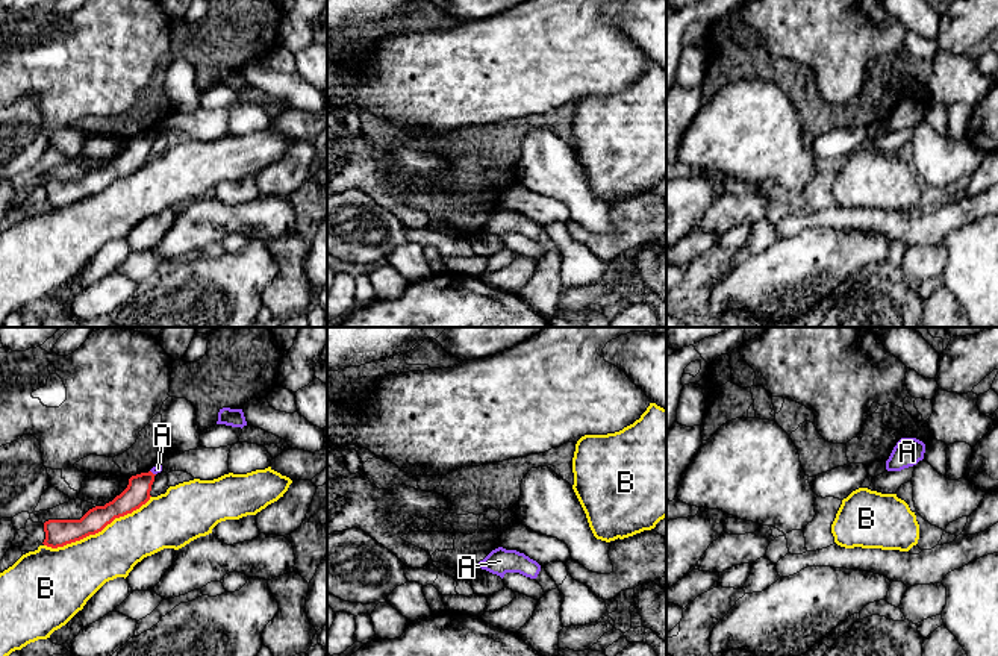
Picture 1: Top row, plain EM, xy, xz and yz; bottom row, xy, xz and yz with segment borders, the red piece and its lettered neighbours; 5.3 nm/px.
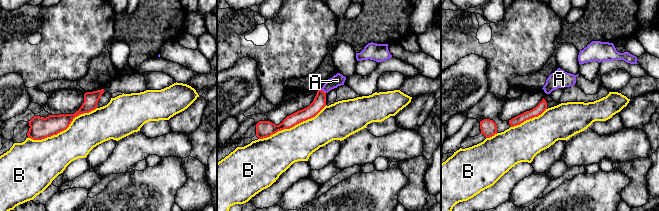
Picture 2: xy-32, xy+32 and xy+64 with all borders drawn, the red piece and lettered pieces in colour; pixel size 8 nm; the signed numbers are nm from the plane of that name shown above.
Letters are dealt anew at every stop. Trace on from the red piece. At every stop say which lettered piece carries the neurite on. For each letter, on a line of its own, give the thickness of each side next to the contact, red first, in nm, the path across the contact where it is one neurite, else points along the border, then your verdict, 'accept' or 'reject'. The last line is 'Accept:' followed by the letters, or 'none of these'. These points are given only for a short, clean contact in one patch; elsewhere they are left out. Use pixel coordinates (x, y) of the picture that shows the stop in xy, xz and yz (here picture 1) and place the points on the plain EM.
A: 130 nm thick on the red side, 50 nm on the other; reject
B: 140 nm thick on the red side, 300 nm on the other; reject
Accept: none of these

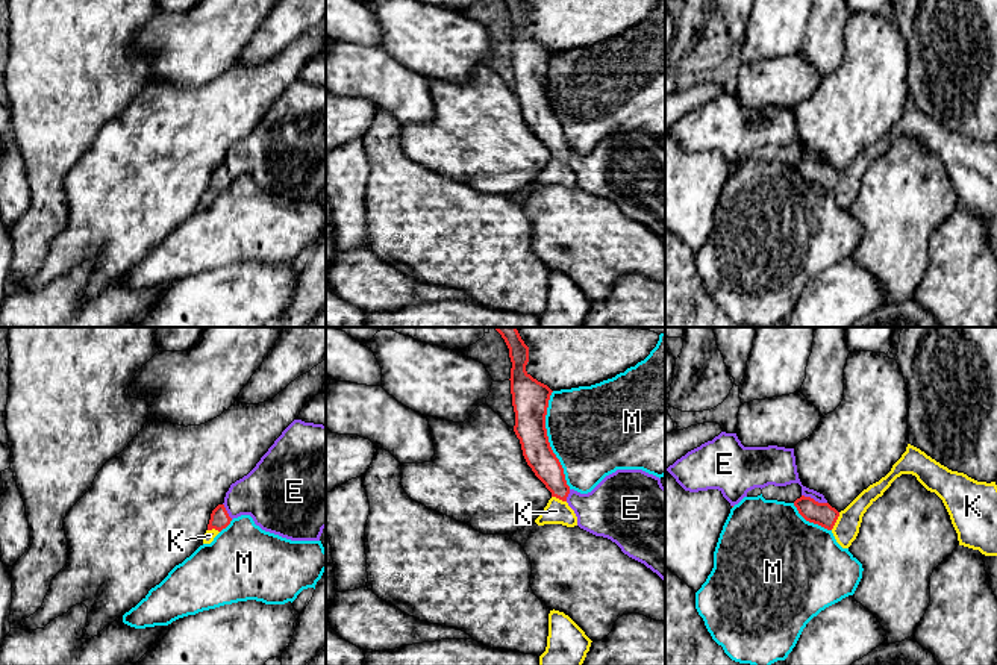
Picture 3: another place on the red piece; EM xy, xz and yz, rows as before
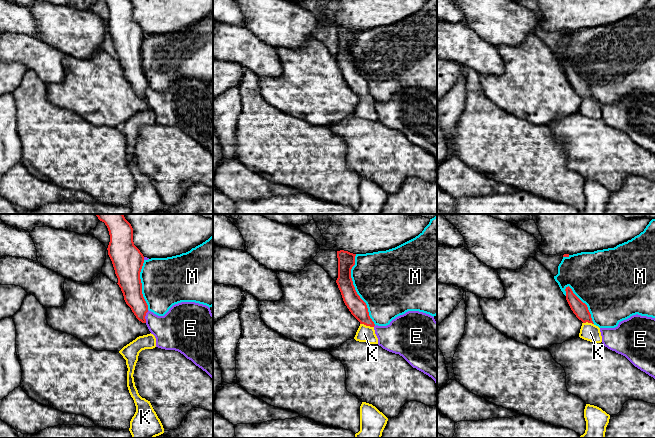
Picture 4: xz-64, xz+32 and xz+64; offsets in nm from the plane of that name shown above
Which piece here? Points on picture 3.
E: 120 nm thick on the red side, 190 nm on the other; reject
K: 120 nm thick on the red side, 140 nm on the other; runs through yz (823, 174), (835, 182), (846, 190); accept
M: 190 nm thick on the red side, 480 nm on the other; reject
Accept: K

